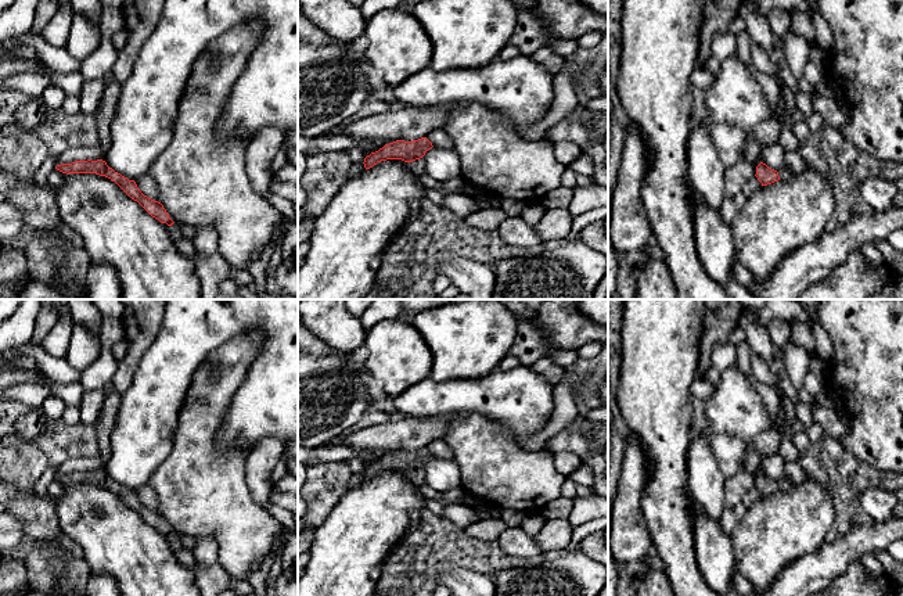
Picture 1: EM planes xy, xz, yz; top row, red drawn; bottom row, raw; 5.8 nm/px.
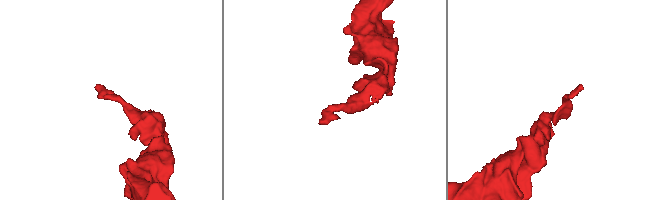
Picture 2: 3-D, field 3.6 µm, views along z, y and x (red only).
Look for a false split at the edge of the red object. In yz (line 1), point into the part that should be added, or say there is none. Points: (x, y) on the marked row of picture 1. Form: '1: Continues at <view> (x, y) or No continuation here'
1: No continuation here

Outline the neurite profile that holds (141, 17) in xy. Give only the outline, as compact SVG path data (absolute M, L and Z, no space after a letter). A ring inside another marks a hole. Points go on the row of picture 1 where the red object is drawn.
M125 0L123 15L127 43L118 50L116 61L112 68L112 79L122 87L125 80L132 73L134 61L147 42L150 35L157 28L165 0Z

